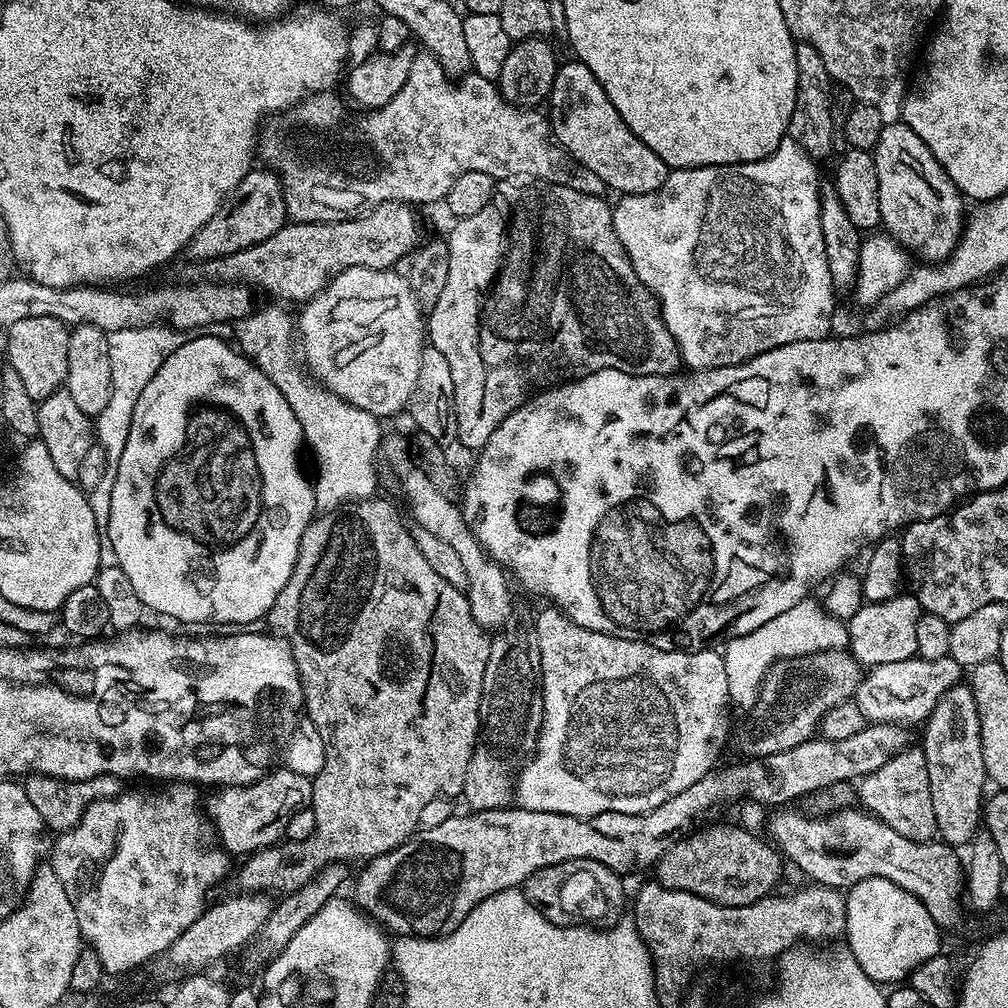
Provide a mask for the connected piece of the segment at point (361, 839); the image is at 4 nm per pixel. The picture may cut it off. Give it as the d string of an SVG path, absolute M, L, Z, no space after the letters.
M380 499L353 500L337 508L331 517L332 525L328 528L328 537L325 540L324 524L320 518L314 518L310 526L306 526L306 534L302 534L302 542L298 546L298 562L294 566L294 574L290 574L290 582L282 586L282 594L274 598L274 606L267 614L267 623L272 623L271 631L281 636L294 654L300 685L304 691L303 711L322 736L325 765L312 780L314 834L310 834L310 838L305 840L281 842L251 853L241 863L245 864L236 876L244 892L292 893L306 886L319 871L331 864L344 864L348 860L373 860L410 839L413 832L420 828L422 809L434 798L456 798L463 793L466 766L470 766L472 752L476 749L476 737L480 734L482 678L486 674L486 658L490 658L492 641L489 633L480 628L478 622L474 622L467 595L461 589L450 586L450 582L446 582L446 578L442 578L434 570L434 566L426 562L422 550L418 550L414 542L409 525L400 521L400 516L390 501Z

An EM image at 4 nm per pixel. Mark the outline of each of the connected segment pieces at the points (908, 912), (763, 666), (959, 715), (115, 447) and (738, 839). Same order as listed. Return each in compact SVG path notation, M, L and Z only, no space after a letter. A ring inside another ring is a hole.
M866 878L858 882L853 888L847 889L844 897L846 906L846 926L844 936L848 944L847 951L862 966L862 970L872 980L881 986L892 986L897 983L896 976L911 973L914 962L925 959L924 952L924 924L926 925L926 913L922 902L914 899L909 892L896 888L890 878Z
M809 596L750 634L725 641L722 648L723 666L726 669L728 697L733 705L736 703L745 708L753 706L759 696L760 683L765 673L775 663L812 656L827 649L847 649L847 625L831 616L818 600L814 600Z
M967 683L955 684L934 706L934 710L923 721L924 741L922 747L926 754L926 770L930 770L930 799L934 802L934 822L936 836L945 844L953 846L971 845L982 824L982 805L986 799L984 784L989 783L986 762L982 758L982 734L980 733L980 715L974 702L974 694Z
M163 323L108 333L110 402L106 402L106 410L94 418L94 440L103 448L109 466L116 465L122 458L122 450L126 450L126 438L130 438L130 422L134 418L134 406L138 406L138 394L142 394L146 382L158 374L158 366L162 366L162 362L166 362L166 358L170 358L181 343L181 333Z
M716 824L694 836L684 834L673 839L657 855L654 865L655 883L661 884L663 888L686 890L690 894L698 894L698 898L706 898L731 908L750 906L773 895L779 889L776 887L780 884L780 871L785 864L781 853L774 850L767 839L759 840L761 837L749 832L747 828L735 827Z

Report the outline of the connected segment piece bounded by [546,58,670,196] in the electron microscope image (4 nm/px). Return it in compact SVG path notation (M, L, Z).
M569 58L556 70L554 86L546 101L546 115L552 125L556 141L564 146L568 155L587 172L598 174L602 182L616 194L637 196L650 194L666 182L668 164L622 122L622 114L614 110L614 102L602 90L598 78L590 74L590 66Z

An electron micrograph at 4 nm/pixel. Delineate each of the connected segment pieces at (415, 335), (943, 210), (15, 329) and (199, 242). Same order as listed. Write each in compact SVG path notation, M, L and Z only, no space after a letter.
M347 268L301 308L304 309L300 316L298 312L298 344L311 375L343 400L377 418L407 409L418 378L418 362L422 362L422 350L426 346L426 320L420 303L410 294L410 286L402 282L395 270Z
M902 122L886 124L874 149L878 170L878 206L883 231L924 262L948 259L959 246L966 225L965 197L930 154L930 146Z
M22 318L6 329L8 336L7 367L22 378L30 398L34 401L50 398L50 394L61 391L68 378L70 358L70 328L58 318Z
M253 170L238 182L231 196L224 201L219 210L190 238L186 249L186 256L197 262L217 260L230 254L238 254L238 250L246 250L258 242L266 242L270 234L283 228L288 220L288 211L284 201L284 188L280 185L280 177L275 171Z

